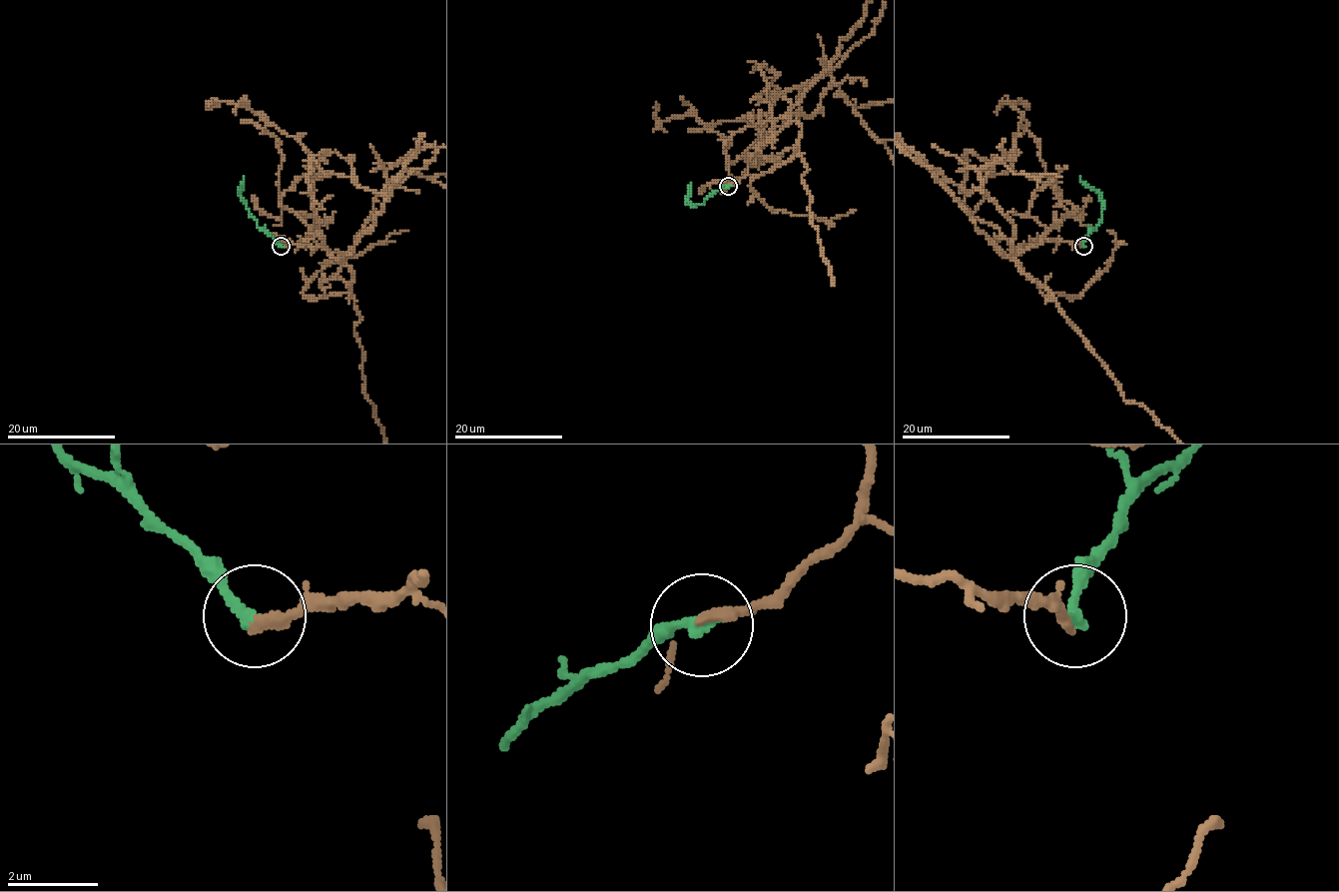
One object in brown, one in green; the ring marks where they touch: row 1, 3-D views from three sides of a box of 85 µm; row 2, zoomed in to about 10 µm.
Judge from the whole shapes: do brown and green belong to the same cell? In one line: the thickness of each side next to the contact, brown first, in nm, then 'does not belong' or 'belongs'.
260 nm thick on the brown side, 280 nm on the other; belongs

